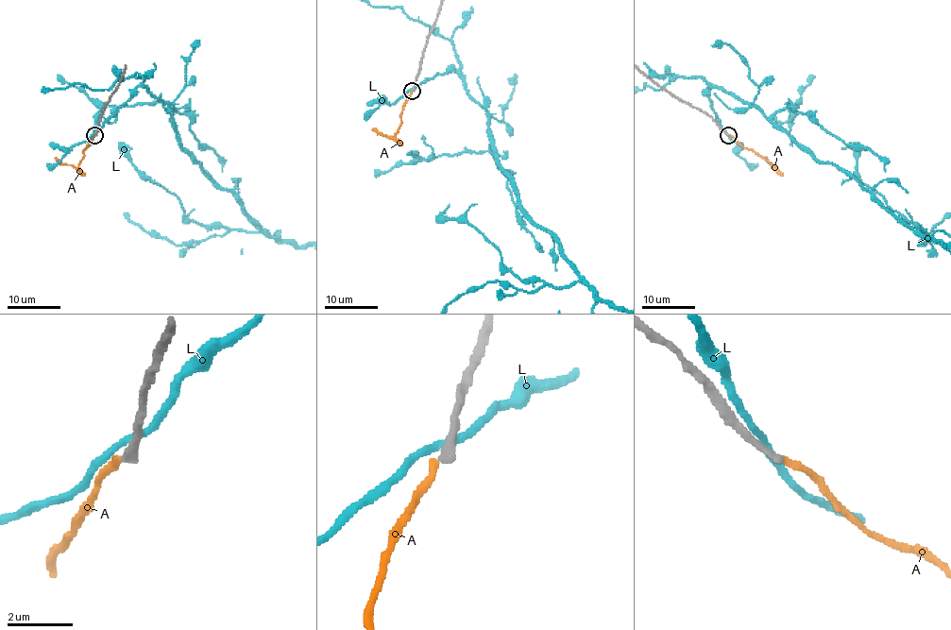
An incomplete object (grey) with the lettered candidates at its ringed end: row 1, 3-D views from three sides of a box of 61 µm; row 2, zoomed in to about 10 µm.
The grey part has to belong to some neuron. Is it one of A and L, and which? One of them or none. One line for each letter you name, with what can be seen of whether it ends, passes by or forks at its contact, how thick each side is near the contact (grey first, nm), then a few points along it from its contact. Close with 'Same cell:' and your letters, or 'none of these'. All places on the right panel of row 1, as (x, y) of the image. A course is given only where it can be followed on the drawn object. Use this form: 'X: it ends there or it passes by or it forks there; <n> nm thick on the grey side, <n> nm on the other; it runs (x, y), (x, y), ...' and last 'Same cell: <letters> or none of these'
Same cell: none of these

